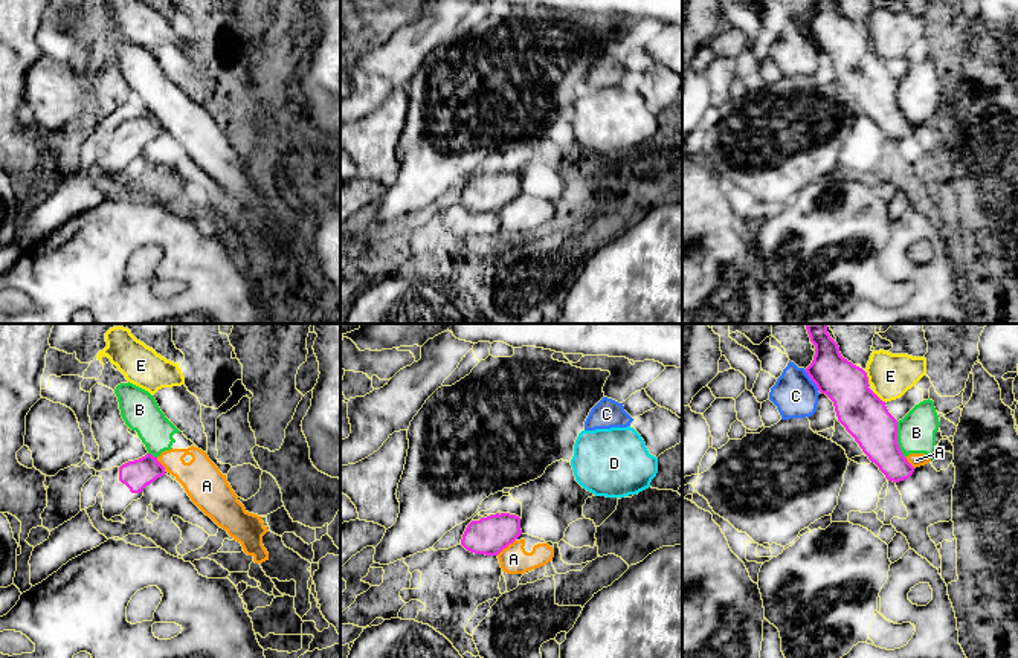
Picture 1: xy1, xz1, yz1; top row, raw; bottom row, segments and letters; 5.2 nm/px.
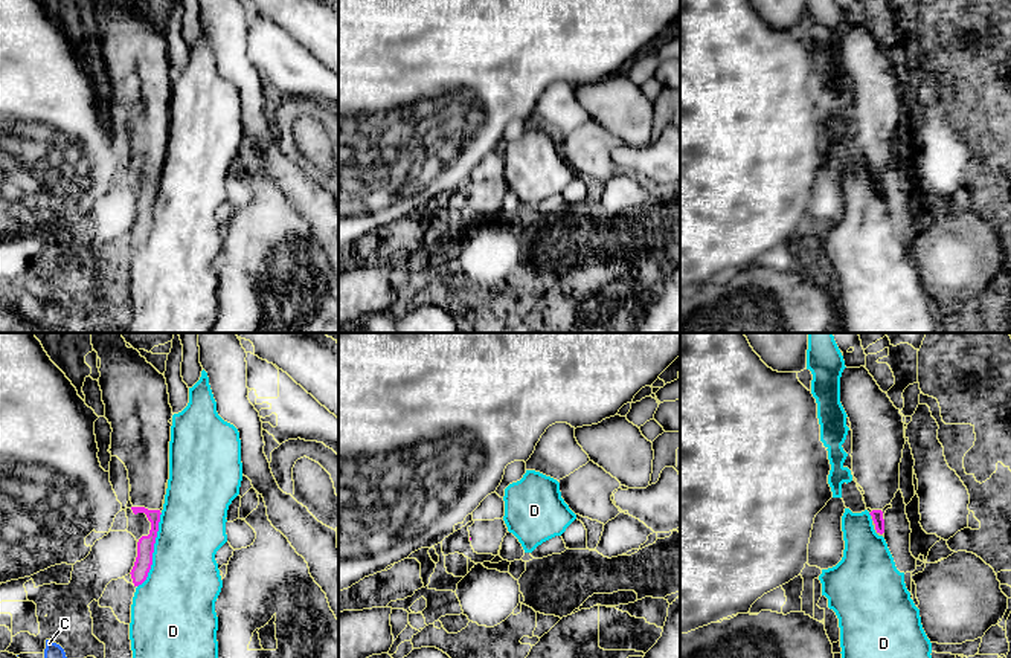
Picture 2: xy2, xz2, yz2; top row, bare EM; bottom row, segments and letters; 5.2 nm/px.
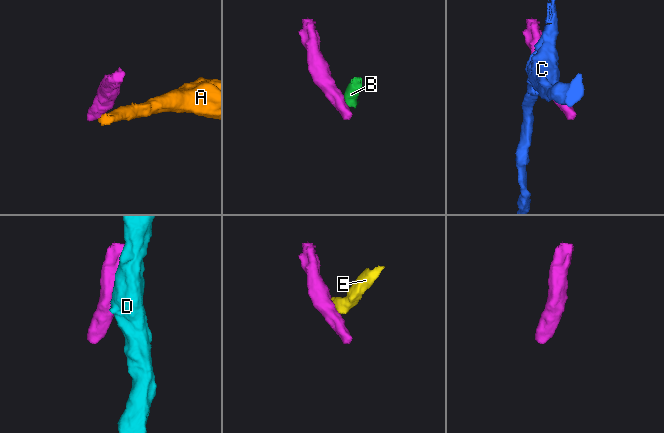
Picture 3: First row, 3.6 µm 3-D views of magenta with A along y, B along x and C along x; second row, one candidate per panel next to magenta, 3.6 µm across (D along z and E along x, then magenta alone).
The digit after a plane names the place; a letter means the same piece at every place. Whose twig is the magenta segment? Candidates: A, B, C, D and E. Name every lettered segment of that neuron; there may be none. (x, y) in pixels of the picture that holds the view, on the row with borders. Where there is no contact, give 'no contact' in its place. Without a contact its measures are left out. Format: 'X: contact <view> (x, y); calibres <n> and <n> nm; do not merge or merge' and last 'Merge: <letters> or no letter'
A: contact xz1 (505, 547); calibres 200 and 150 nm; do not merge
B: contact yz1 (896, 440); calibres 240 and 200 nm; do not merge
C: contact yz1 (811, 379); calibres 220 and 240 nm; do not merge
D: contact xy2 (153, 550); calibres 100 and 380 nm; do not merge
E: contact yz1 (878, 397); calibres 240 and 220 nm; do not merge
Merge: no letter

